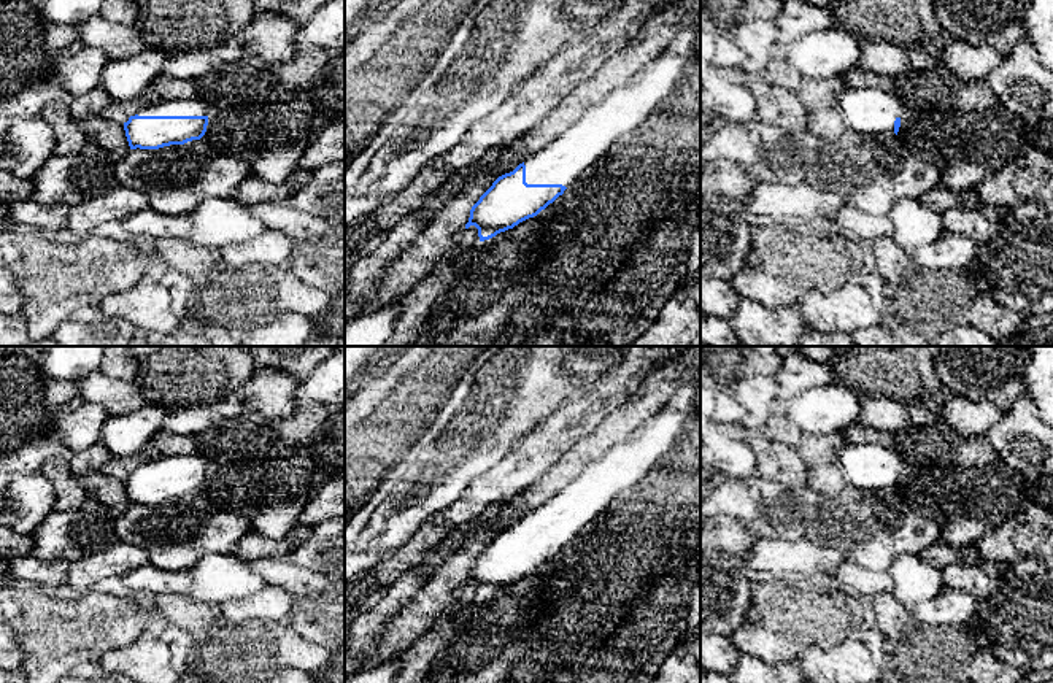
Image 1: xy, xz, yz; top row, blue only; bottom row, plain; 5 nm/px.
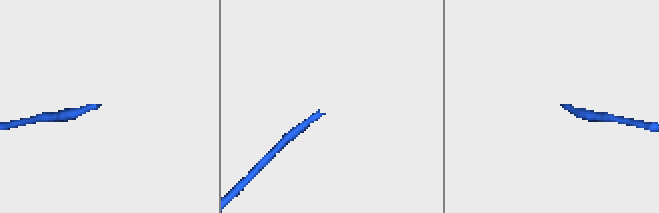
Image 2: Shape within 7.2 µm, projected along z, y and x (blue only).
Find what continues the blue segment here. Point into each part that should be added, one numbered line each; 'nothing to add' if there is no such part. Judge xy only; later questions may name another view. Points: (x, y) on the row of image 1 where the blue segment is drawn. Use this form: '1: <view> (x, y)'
1: xy (181, 107)

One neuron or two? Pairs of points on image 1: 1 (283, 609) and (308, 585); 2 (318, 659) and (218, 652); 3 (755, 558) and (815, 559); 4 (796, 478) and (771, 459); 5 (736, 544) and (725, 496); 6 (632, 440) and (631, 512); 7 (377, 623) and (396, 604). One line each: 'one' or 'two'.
1: two
2: one
3: one
4: one
5: two
6: two
7: one

